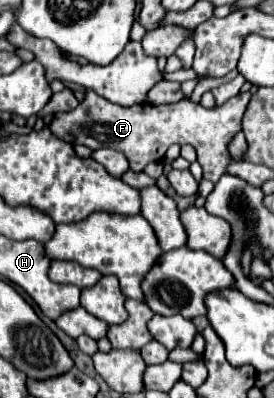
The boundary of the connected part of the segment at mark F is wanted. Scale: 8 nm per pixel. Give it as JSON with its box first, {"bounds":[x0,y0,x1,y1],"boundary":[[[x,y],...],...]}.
{"bounds":[48,90,250,182],"boundary":[[[86,90],[84,102],[70,110],[54,114],[52,122],[48,124],[50,132],[68,142],[68,144],[82,144],[92,150],[98,148],[112,148],[126,154],[130,162],[130,170],[140,172],[150,162],[160,162],[170,144],[192,144],[198,154],[198,162],[204,170],[204,178],[210,182],[218,182],[224,174],[226,166],[230,164],[228,142],[240,130],[242,114],[248,106],[250,92],[240,92],[238,96],[230,98],[222,106],[216,108],[202,108],[190,100],[178,100],[174,104],[136,104],[136,106],[120,106],[112,104],[106,98],[98,96],[92,90]]]}

